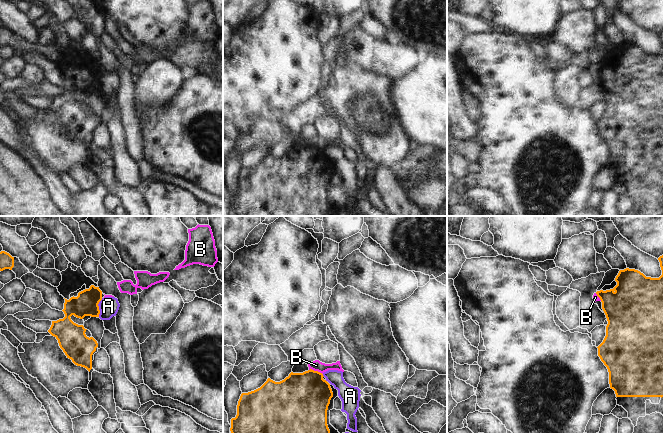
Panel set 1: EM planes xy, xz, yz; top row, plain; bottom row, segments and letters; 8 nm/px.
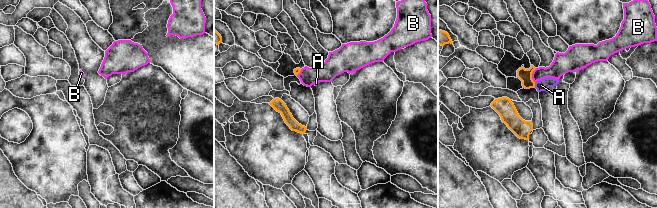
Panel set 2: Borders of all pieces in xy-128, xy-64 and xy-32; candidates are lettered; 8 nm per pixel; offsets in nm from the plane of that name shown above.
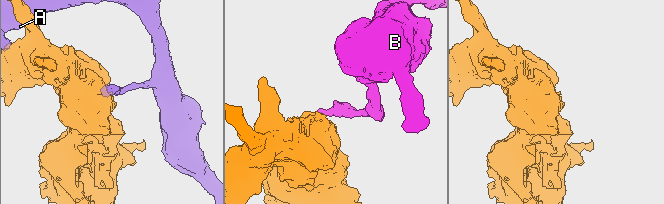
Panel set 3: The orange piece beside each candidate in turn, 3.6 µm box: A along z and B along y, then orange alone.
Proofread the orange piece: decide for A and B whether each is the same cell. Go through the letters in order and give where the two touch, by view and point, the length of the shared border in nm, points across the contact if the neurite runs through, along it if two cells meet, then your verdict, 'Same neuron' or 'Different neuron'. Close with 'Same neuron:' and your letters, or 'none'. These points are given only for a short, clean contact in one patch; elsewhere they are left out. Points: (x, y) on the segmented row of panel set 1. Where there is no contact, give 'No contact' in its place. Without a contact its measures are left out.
A: Touches orange at xy (98, 307). Shared border 160 nm. Different neuron
B: Touches orange at xz (316, 371). Shared border 120 nm. Boundary: xz (309, 369), (319, 371), (322, 374). Different neuron
Same neuron: none.

